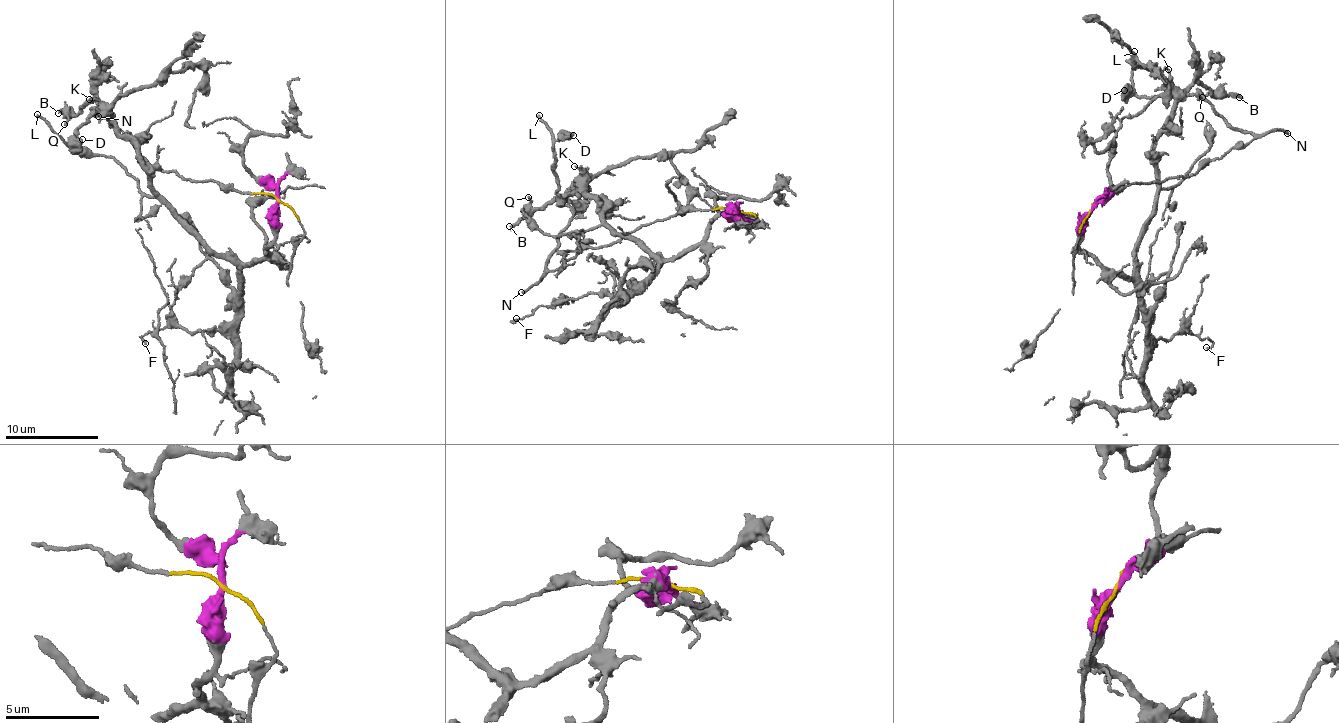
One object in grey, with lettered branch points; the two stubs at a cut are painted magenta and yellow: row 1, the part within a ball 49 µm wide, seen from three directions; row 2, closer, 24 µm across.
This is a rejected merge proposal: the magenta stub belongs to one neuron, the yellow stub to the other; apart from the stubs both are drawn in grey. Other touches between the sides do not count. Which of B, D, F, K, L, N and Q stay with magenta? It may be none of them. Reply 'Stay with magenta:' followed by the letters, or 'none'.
Stay with magenta: B, F, K, Q

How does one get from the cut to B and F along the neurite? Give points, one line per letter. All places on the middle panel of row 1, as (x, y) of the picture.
B: (740, 211), (721, 213), (693, 246), (667, 259), (652, 257), (606, 223), (606, 199), (582, 190), (509, 225)
F: (740, 211), (724, 212), (693, 246), (662, 263), (634, 290), (563, 298), (538, 305), (516, 319)

